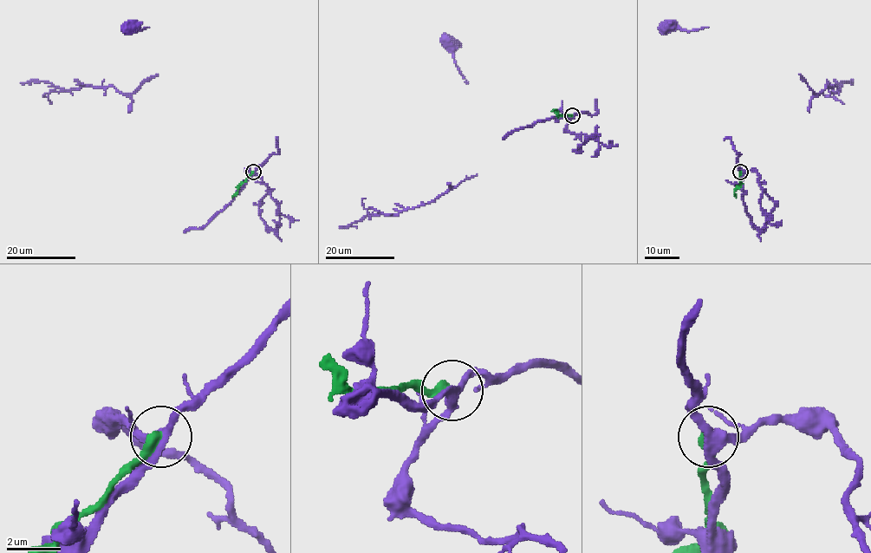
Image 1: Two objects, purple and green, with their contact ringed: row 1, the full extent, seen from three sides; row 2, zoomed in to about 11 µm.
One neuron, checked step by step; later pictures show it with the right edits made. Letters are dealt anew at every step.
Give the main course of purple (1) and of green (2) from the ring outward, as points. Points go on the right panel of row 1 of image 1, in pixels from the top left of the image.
1: (740, 172), (737, 163), (739, 153), (728, 136), (708, 28), (689, 31), (667, 26)
2: (740, 172), (740, 185), (735, 192), (736, 197)

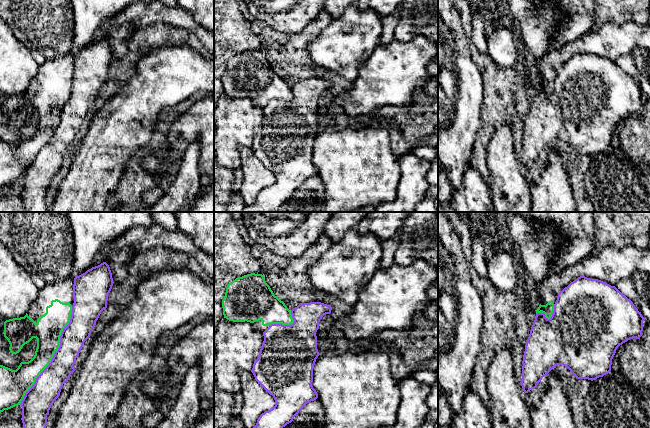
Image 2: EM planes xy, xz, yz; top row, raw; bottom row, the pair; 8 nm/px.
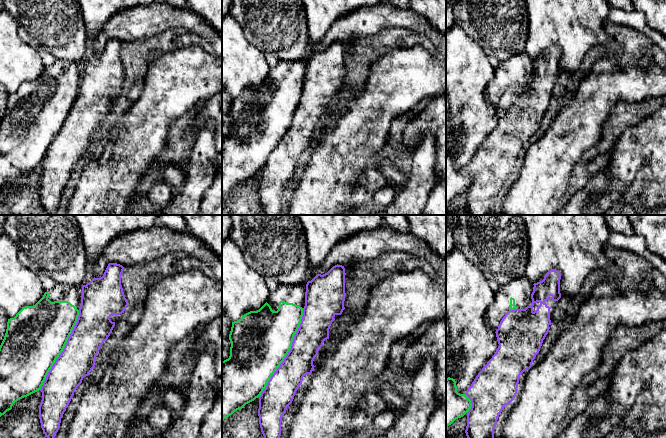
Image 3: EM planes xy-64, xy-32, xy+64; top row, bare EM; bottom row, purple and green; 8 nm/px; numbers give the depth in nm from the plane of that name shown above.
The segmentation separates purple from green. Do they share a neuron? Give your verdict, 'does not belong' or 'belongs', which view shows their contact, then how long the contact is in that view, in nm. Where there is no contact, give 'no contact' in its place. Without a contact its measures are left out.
does not belong | xy | 900 nm

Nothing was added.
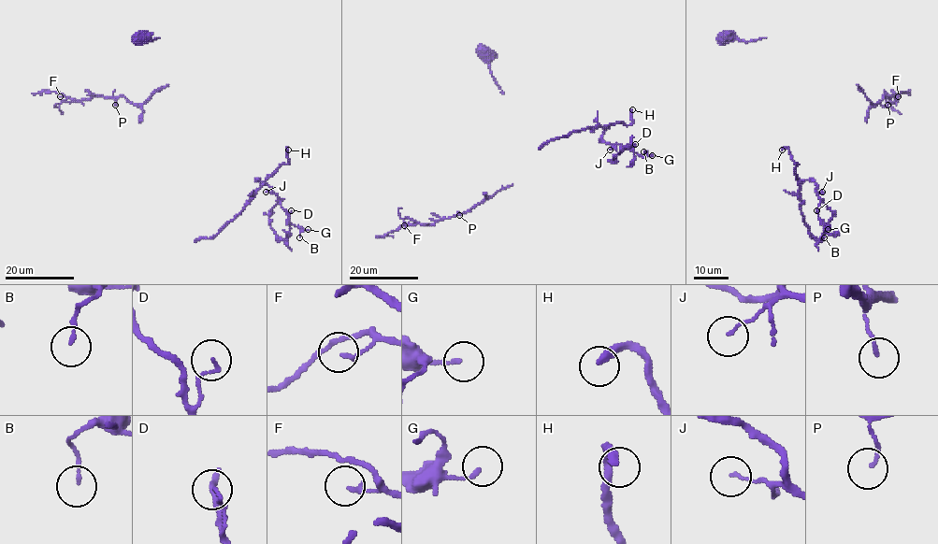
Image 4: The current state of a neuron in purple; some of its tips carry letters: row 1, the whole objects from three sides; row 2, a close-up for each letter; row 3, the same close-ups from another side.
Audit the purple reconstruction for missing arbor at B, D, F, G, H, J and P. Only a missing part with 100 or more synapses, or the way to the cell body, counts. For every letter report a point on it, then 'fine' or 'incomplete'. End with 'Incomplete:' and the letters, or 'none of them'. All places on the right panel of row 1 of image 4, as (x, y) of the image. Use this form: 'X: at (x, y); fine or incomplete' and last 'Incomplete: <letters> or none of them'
B: at (824, 237); fine
D: at (816, 210); fine
F: at (898, 96); fine
G: at (828, 229); fine
H: at (782, 150); incomplete
J: at (822, 192); fine
P: at (887, 105); fine
Incomplete: H

